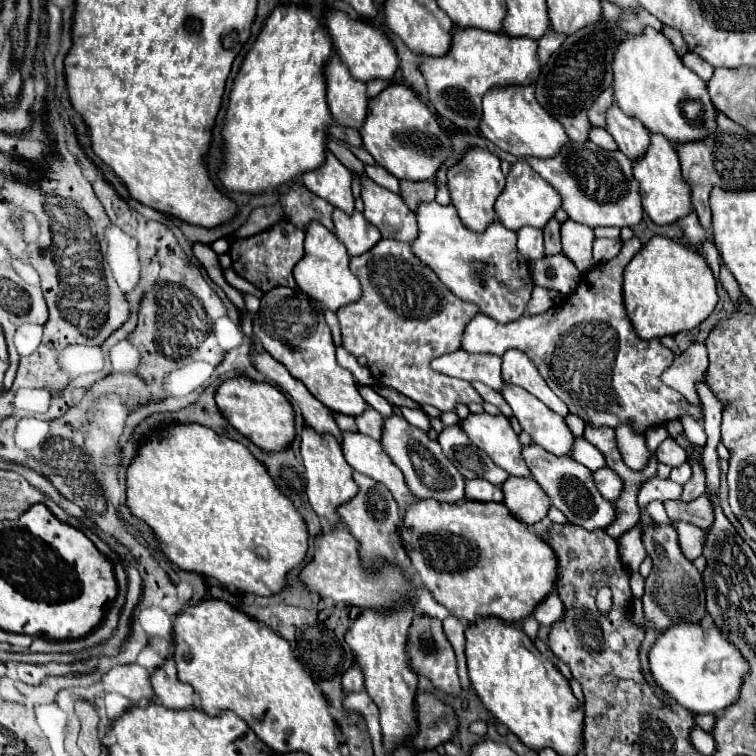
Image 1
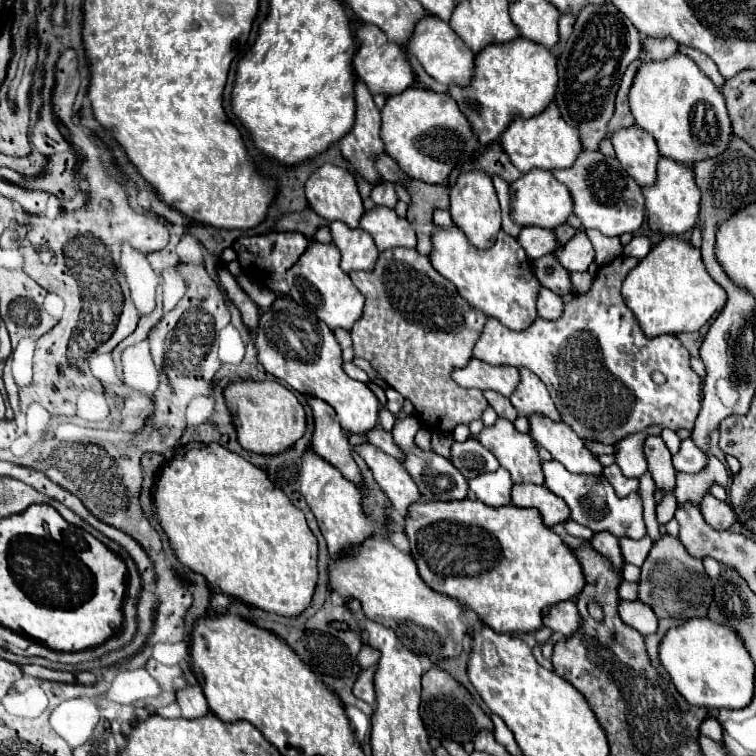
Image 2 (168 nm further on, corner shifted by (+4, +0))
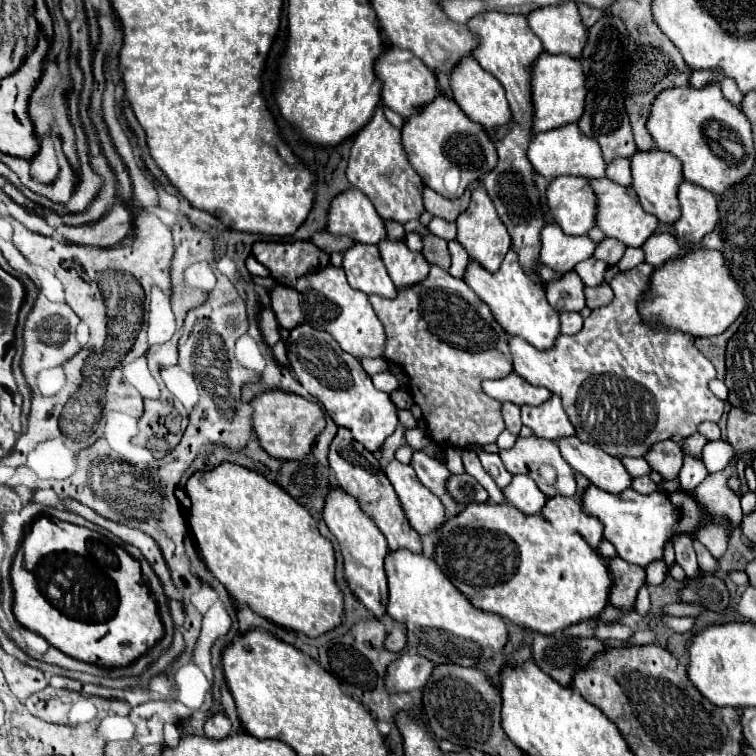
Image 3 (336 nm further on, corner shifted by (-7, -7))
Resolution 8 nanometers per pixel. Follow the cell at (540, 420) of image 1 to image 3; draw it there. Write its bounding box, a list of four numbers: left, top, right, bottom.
[558,436,632,494]

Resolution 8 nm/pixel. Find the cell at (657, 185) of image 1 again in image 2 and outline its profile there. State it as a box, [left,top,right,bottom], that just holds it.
[643,157,701,235]

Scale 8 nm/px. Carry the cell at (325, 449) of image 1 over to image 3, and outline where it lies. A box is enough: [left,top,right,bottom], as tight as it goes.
[324,488,388,618]

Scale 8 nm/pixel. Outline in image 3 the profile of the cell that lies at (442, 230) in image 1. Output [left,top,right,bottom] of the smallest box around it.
[464,250,560,350]

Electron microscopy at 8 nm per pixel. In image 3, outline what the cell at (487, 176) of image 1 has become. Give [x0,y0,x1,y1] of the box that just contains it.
[456,188,510,272]

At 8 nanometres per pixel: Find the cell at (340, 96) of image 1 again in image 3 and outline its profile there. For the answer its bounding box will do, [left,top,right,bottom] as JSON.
[346,106,426,224]

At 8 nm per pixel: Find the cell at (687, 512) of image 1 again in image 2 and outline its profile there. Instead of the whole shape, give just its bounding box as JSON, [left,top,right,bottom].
[699,493,737,531]

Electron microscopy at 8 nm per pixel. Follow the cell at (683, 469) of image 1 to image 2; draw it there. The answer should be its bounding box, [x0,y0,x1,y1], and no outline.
[673,439,705,473]

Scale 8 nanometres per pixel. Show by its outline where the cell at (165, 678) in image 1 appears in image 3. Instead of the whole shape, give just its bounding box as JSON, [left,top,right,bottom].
[204,714,230,740]

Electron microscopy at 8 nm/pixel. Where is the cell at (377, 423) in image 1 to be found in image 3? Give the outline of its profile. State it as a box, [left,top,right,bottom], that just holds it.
[410,452,462,516]

